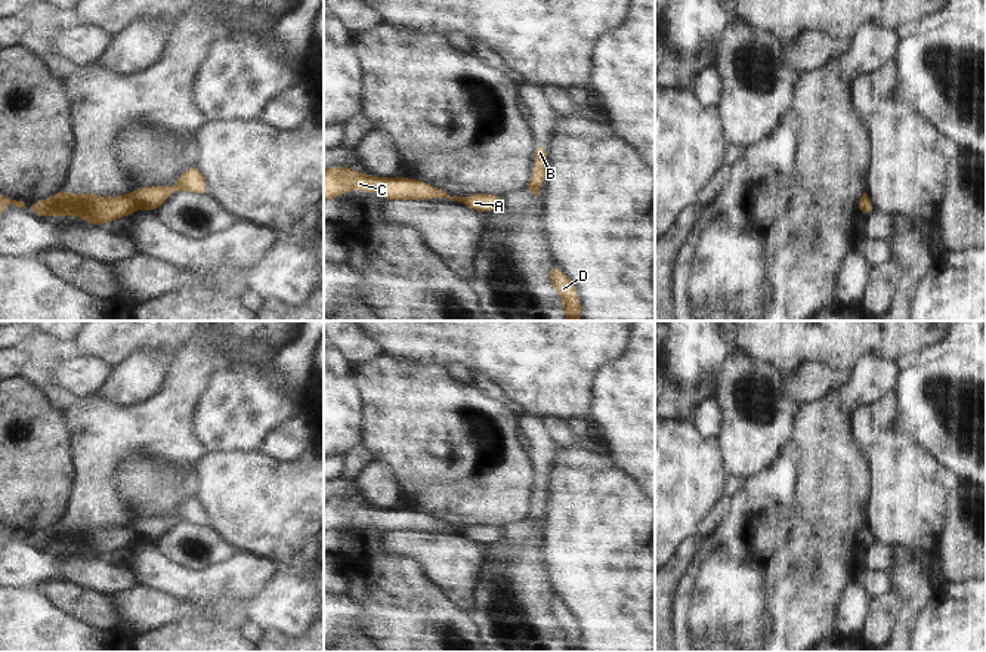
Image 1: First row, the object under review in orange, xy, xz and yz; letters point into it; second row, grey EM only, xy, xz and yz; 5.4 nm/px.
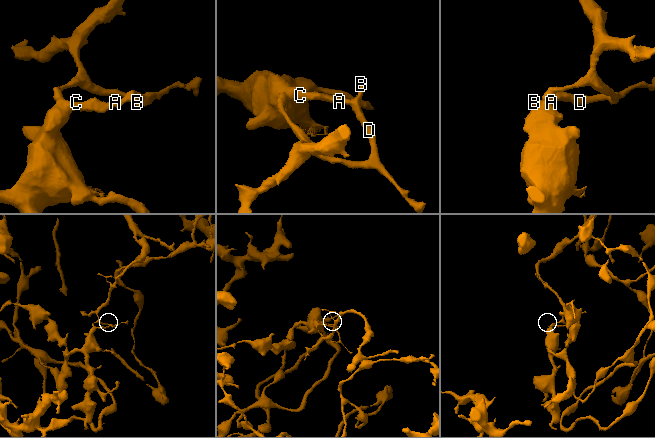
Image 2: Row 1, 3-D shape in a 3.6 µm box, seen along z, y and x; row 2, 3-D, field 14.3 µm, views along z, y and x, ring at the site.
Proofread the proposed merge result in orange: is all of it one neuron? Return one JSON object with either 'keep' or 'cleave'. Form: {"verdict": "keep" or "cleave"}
{"verdict": "cleave"}

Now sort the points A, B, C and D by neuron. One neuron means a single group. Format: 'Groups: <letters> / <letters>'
Groups: A B D / C.

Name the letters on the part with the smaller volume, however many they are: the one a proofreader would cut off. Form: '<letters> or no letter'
A, B, D.

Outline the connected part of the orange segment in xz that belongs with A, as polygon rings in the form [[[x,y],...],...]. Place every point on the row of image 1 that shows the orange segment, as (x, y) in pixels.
[[[469,194],[463,197],[461,203],[475,211],[483,213],[497,211],[504,206],[503,198],[495,194]]]

